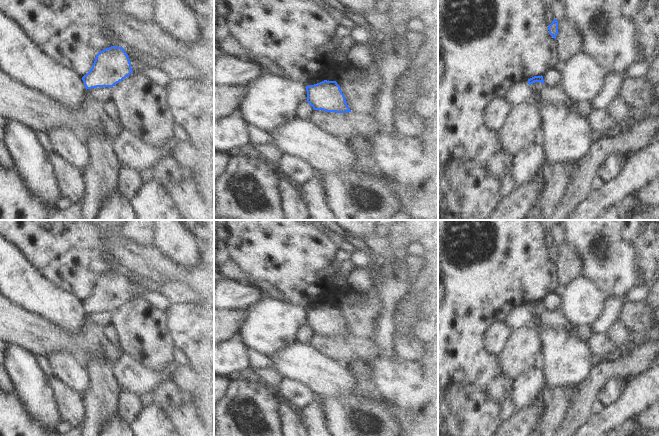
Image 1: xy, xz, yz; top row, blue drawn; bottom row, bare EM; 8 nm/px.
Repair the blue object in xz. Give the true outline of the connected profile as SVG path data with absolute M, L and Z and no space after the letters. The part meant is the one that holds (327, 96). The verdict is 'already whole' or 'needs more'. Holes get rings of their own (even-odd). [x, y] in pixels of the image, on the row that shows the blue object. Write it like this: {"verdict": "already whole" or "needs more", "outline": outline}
{"verdict": "already whole", "outline": "M324 80L320 83L306 86L307 102L314 110L325 112L351 112L344 94L336 81Z"}

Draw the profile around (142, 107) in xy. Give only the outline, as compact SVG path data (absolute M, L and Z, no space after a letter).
M131 73L110 88L122 129L127 129L147 143L160 144L178 133L176 122L168 108L166 87L151 80L144 73Z

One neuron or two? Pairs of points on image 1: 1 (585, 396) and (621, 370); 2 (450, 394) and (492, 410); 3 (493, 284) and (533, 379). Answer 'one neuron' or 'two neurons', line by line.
1: one neuron
2: one neuron
3: two neurons

